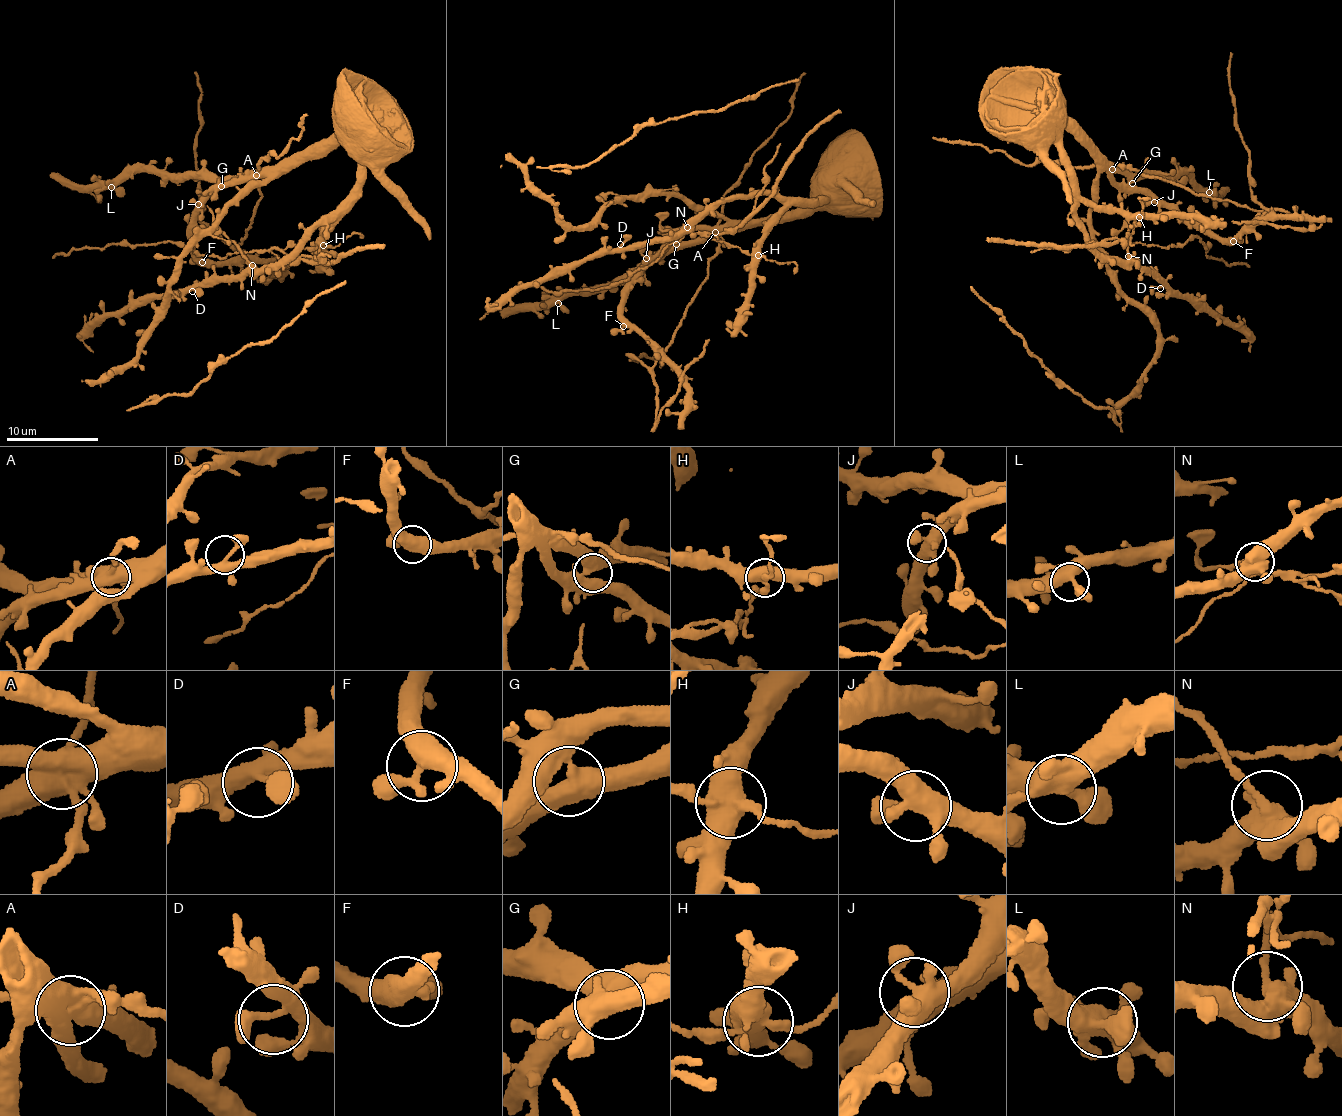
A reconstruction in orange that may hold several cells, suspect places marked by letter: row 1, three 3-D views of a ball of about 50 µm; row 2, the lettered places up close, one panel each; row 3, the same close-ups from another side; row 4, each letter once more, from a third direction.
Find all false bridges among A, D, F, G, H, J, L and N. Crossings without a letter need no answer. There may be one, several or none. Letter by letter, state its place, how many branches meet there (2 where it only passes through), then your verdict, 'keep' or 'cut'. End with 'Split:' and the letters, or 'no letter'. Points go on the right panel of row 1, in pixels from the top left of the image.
A: at (1112, 169); 5 branches meet; cut
D: at (1160, 288); 4 branches meet; keep
F: at (1233, 241); 4 branches meet; keep
G: at (1132, 183); 4 branches meet; keep
H: at (1139, 217); 4 branches meet; cut
J: at (1154, 202); 4 branches meet; keep
L: at (1209, 192); 4 branches meet; keep
N: at (1128, 256); 4 branches meet; cut
Split: A, H, N

